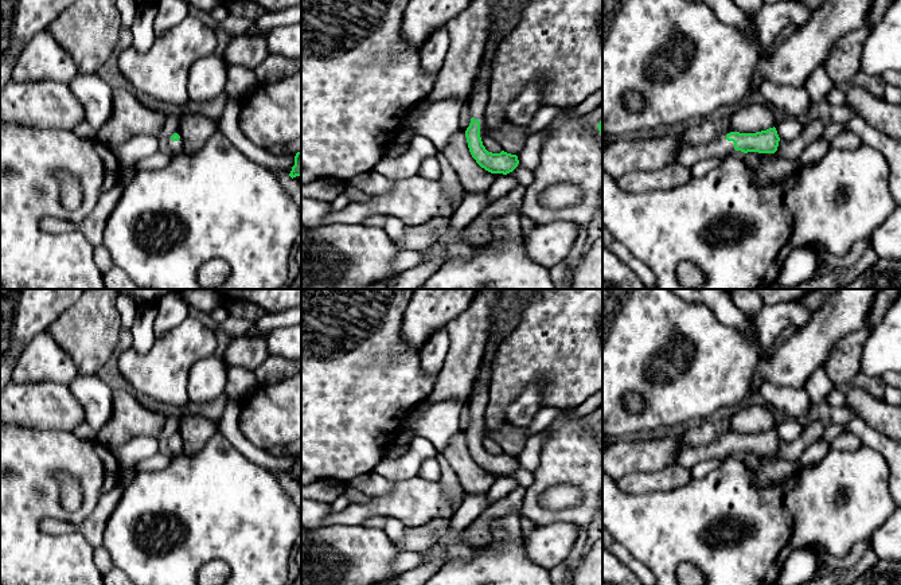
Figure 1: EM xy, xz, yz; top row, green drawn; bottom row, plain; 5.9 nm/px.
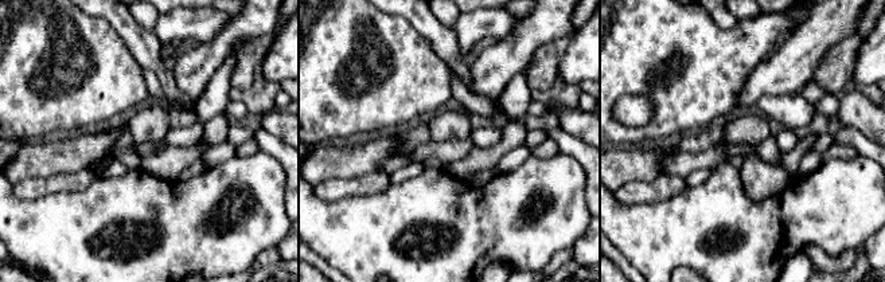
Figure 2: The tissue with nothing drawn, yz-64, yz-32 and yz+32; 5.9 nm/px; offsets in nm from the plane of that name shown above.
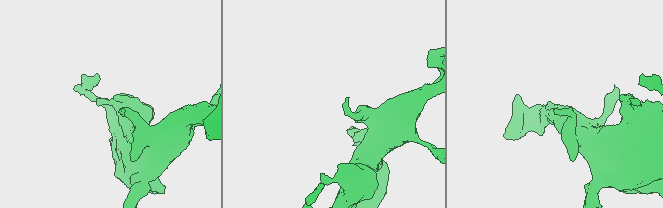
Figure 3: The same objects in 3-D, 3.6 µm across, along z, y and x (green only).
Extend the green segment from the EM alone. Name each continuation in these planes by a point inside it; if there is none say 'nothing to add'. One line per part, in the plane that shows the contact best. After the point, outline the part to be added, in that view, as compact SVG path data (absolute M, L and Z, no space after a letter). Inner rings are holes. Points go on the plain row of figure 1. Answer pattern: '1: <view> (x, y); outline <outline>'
1: xz (476, 406); outline M503 321L503 327L499 335L487 343L481 366L477 371L477 375L473 381L472 390L469 394L469 399L467 403L467 414L468 417L475 421L480 422L480 438L483 440L487 434L485 432L485 410L487 402L489 398L489 383L491 383L491 371L492 363L495 360L498 348L504 338L507 338L514 327L507 321Z

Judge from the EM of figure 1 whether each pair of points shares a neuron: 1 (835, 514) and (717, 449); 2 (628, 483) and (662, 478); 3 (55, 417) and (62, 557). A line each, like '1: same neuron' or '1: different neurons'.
1: different neurons
2: same neuron
3: different neurons

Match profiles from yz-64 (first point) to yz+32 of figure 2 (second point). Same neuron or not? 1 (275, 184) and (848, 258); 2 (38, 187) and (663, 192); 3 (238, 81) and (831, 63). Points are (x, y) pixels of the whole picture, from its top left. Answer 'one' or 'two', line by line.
1: two
2: one
3: one

